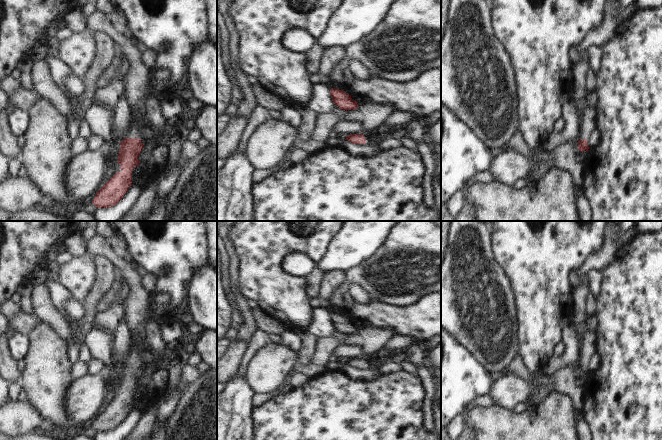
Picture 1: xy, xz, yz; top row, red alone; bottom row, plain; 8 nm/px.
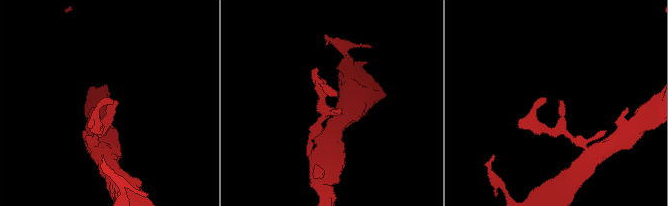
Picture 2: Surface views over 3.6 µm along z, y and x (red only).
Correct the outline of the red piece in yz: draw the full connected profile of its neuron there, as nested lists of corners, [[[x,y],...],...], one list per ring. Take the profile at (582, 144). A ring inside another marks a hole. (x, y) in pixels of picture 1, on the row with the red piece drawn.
[[[585,107],[580,117],[580,136],[577,142],[578,150],[588,151],[590,136],[596,128],[596,109],[592,107]]]

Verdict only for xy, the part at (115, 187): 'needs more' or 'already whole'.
needs more

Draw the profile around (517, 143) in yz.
[[[517,130],[512,136],[511,140],[506,144],[505,147],[511,147],[515,152],[522,154],[533,163],[537,163],[534,149],[530,148],[521,133]]]

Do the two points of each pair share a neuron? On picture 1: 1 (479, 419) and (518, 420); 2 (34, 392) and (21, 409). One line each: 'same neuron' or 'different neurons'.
1: same neuron
2: different neurons

